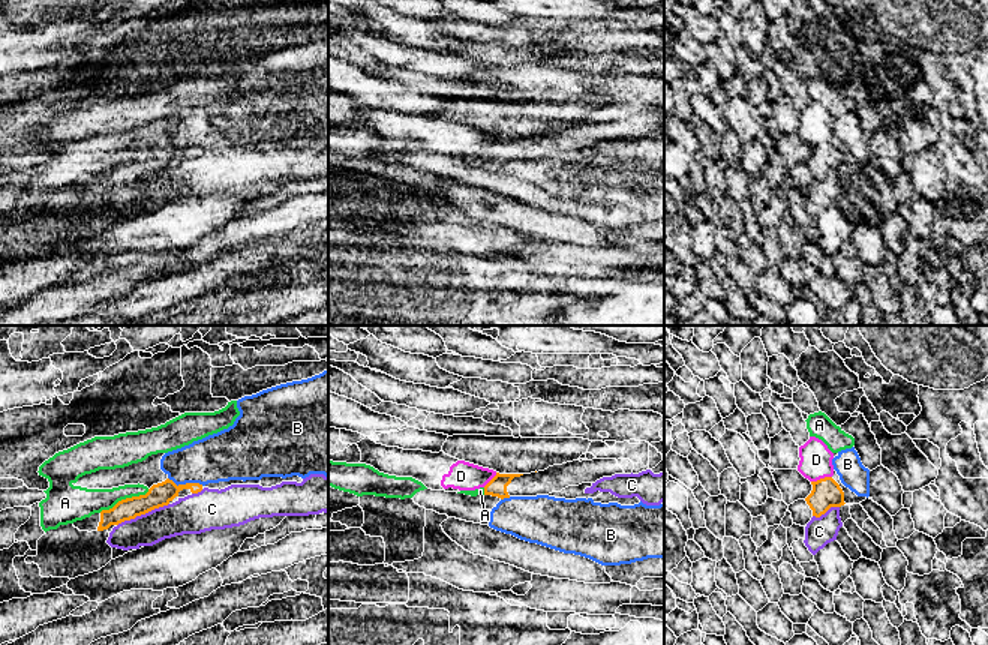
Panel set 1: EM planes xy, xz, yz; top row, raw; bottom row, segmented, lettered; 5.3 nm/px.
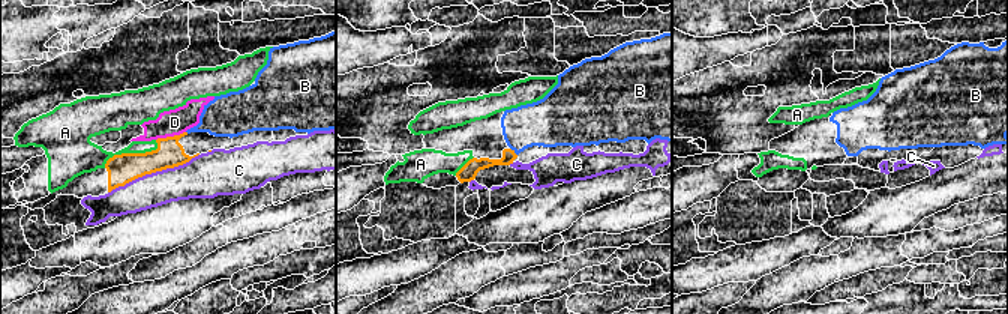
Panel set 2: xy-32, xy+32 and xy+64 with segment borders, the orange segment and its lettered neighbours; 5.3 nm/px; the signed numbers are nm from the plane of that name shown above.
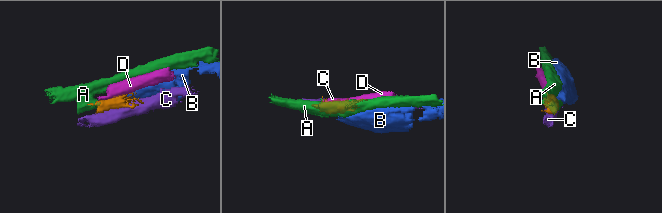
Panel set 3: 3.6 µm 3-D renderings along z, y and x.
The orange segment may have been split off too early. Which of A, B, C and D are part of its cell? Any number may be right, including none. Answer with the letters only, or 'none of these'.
none of these

